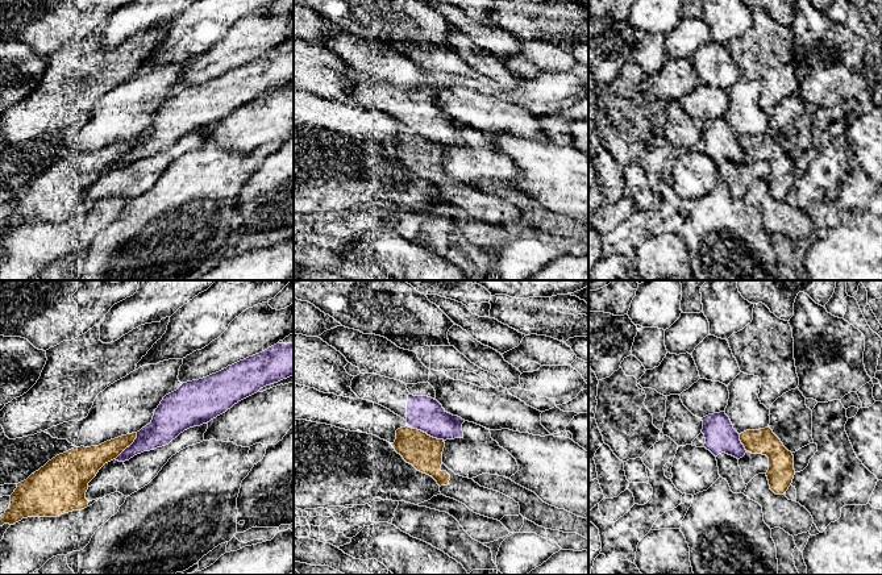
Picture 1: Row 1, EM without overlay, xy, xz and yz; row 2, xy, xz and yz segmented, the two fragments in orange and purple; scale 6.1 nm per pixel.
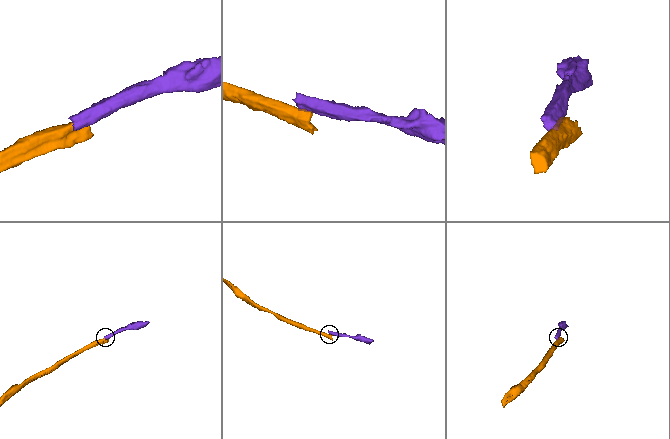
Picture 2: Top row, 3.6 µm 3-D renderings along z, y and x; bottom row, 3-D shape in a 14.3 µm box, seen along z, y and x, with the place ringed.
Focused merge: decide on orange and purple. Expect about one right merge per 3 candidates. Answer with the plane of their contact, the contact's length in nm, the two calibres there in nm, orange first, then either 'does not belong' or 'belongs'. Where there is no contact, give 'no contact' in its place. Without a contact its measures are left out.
contact in xz; length 240 nm; calibres 220 and 220 nm; does not belong

